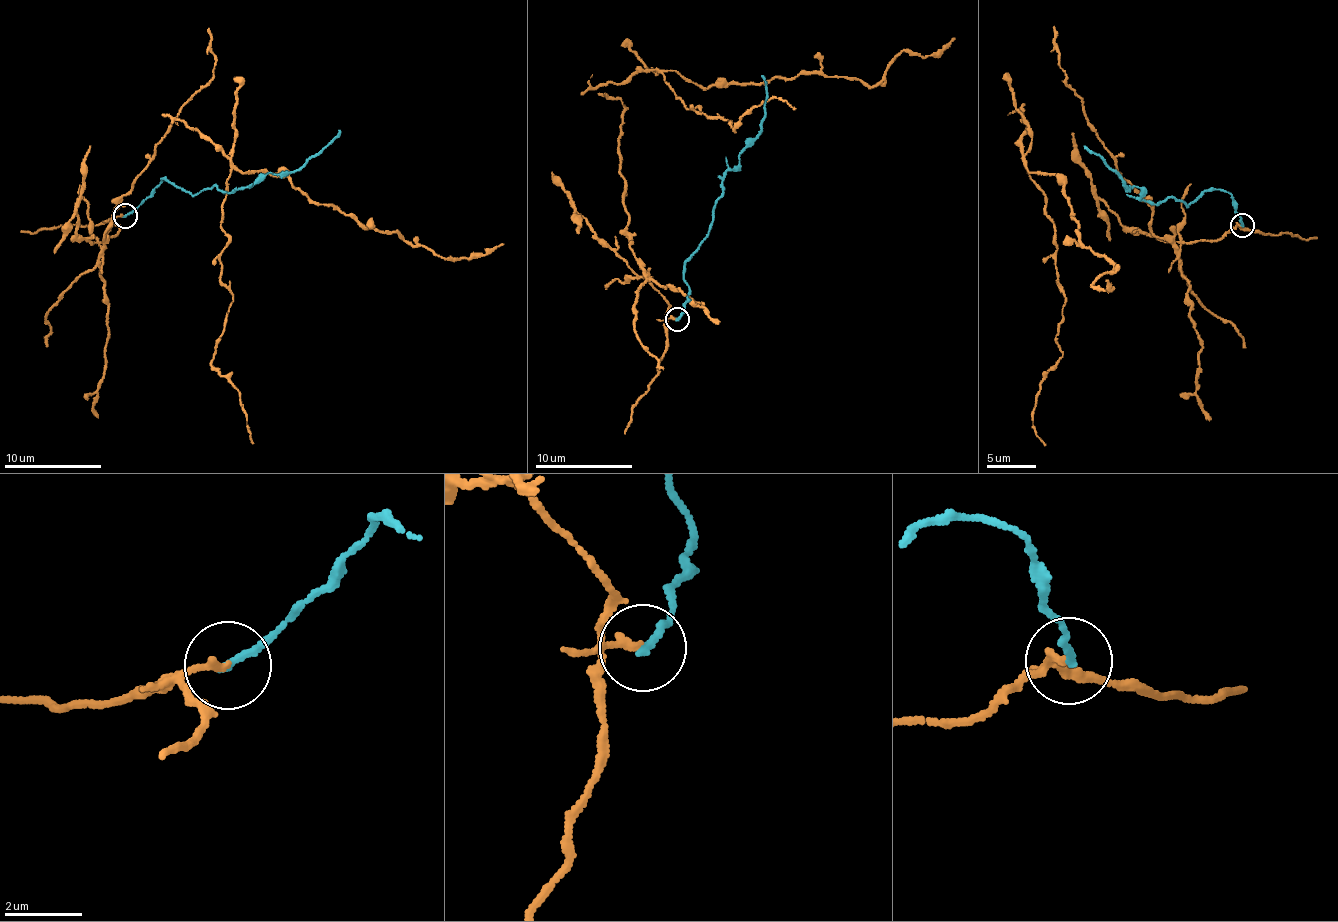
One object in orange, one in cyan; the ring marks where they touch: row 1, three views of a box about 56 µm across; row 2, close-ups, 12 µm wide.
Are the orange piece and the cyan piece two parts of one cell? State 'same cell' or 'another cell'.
another cell

